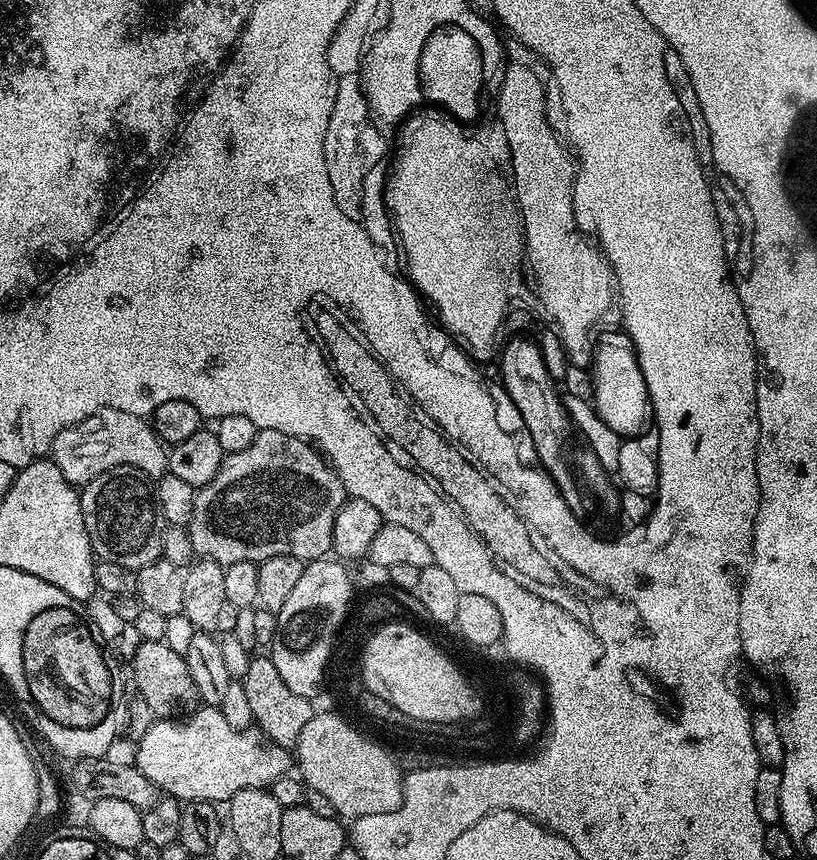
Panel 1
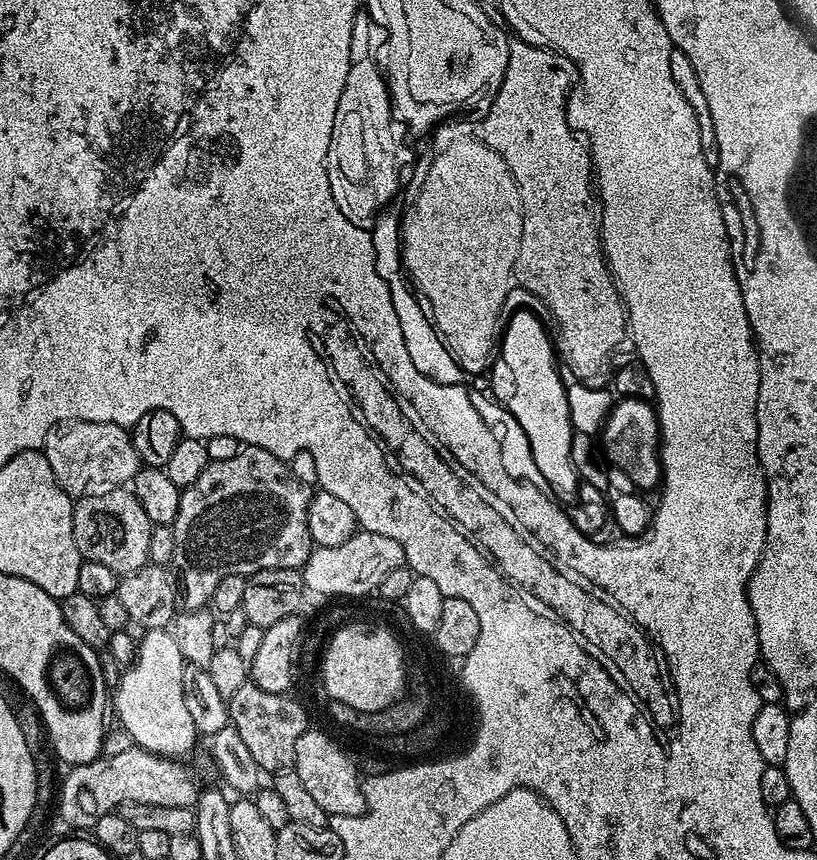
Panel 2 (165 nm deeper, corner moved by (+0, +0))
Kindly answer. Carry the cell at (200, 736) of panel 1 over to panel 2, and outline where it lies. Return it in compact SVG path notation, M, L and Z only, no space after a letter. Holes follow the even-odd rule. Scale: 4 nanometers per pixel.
M133 747L122 754L104 756L98 760L91 760L89 764L78 764L71 769L68 777L63 777L63 786L60 791L62 800L59 811L72 824L86 824L88 820L95 820L105 816L107 812L115 812L123 804L149 804L150 806L182 806L192 808L196 803L198 787L192 781L192 776L183 768L181 761L176 758L159 756L148 752L145 748Z

